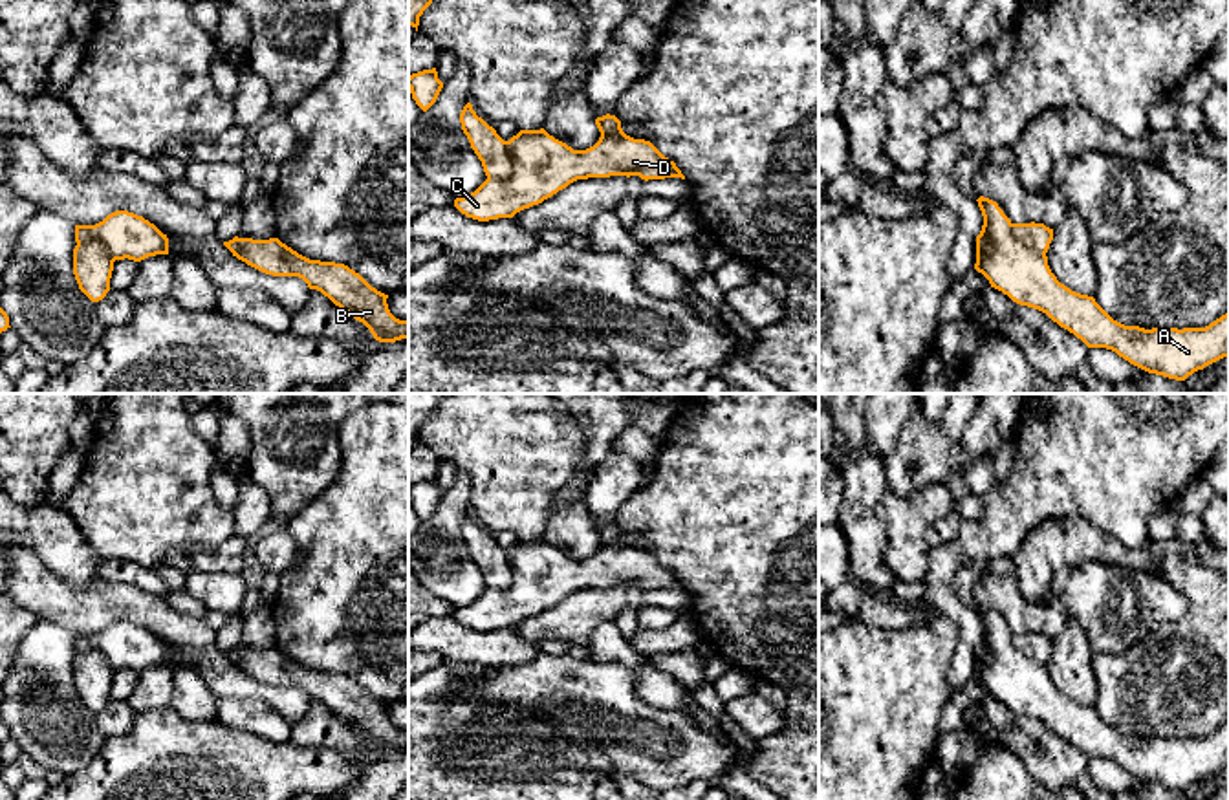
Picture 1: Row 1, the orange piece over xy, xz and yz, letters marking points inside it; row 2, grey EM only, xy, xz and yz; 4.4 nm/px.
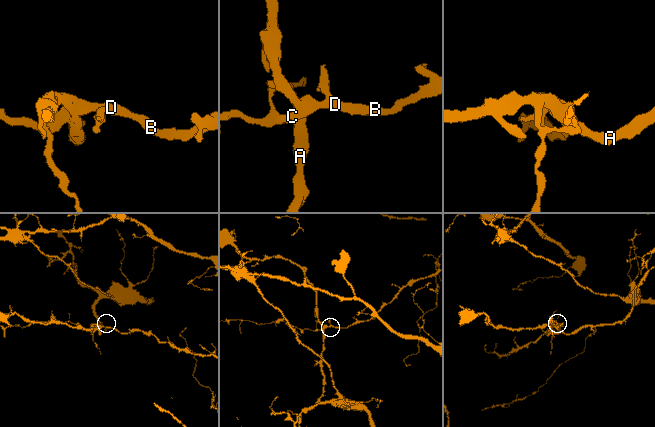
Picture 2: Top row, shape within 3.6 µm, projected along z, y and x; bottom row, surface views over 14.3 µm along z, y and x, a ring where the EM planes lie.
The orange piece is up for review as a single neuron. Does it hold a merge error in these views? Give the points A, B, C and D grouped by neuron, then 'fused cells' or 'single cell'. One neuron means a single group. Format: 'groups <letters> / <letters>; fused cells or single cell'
groups A / B C D; fused cells

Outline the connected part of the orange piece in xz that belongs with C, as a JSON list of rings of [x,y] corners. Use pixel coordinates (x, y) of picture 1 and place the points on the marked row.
[[[615,115],[597,117],[595,124],[601,137],[586,150],[573,150],[544,128],[520,130],[506,141],[513,159],[513,176],[509,179],[487,178],[474,192],[456,198],[454,207],[467,218],[489,222],[513,218],[577,179],[610,176],[639,176],[645,181],[685,179],[676,163],[650,141],[626,135]]]

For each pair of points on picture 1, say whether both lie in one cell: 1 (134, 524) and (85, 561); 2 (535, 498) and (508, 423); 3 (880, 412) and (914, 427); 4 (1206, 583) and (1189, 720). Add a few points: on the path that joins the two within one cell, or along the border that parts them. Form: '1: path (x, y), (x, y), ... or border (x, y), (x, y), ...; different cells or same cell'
1: border (72, 517), (85, 542), (101, 559); different cells
2: path (528, 480), (517, 469), (517, 445), (513, 442); same cell
3: border (911, 412), (900, 443), (883, 456); different cells
4: path (1206, 617), (1206, 665), (1191, 680), (1191, 685); same cell

